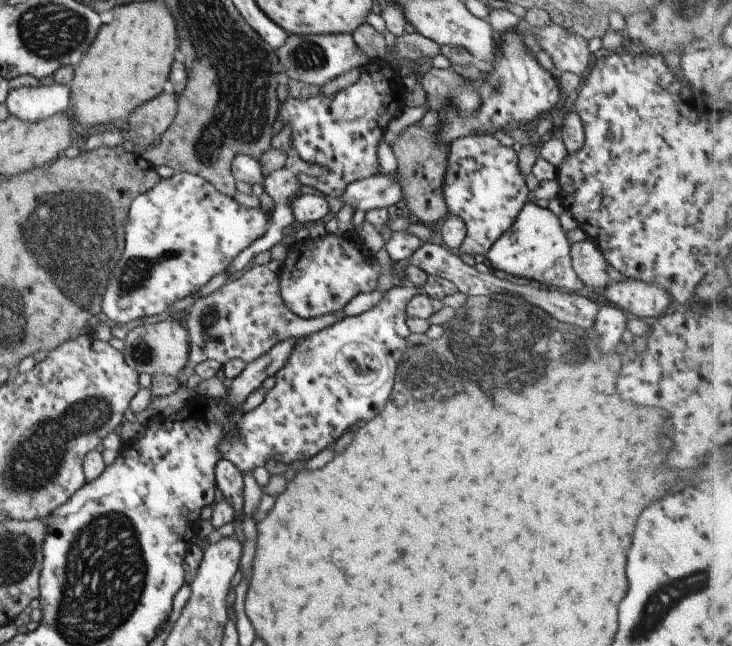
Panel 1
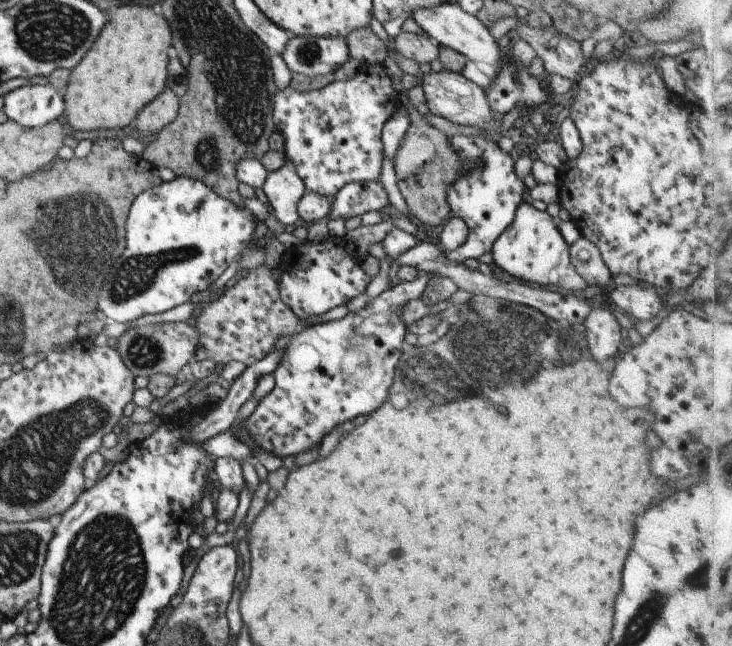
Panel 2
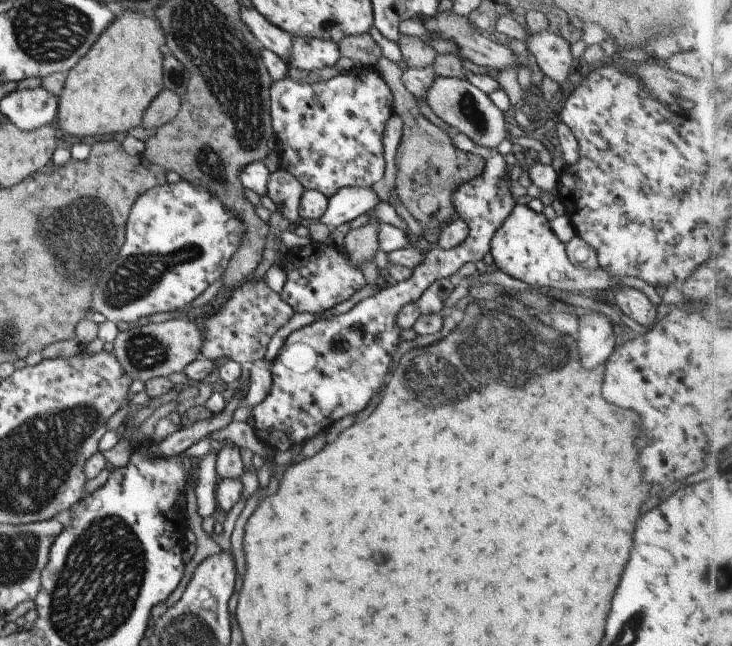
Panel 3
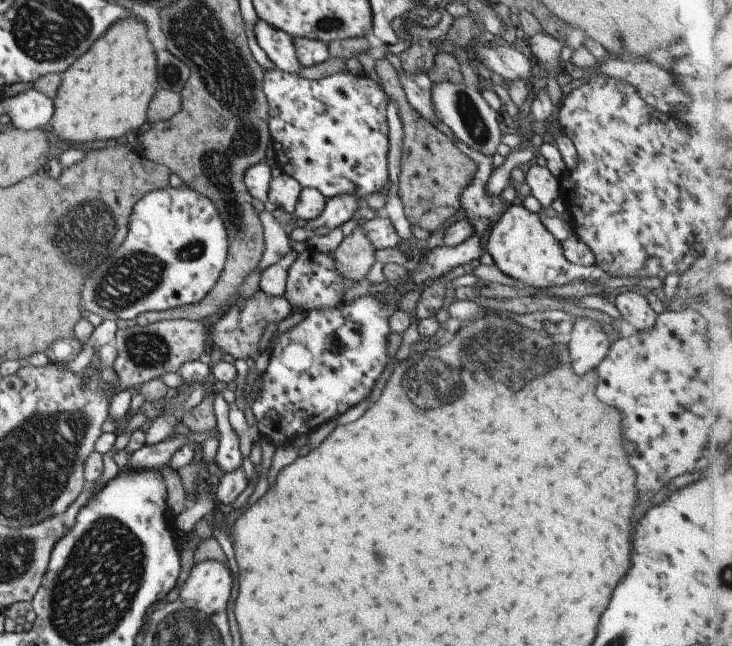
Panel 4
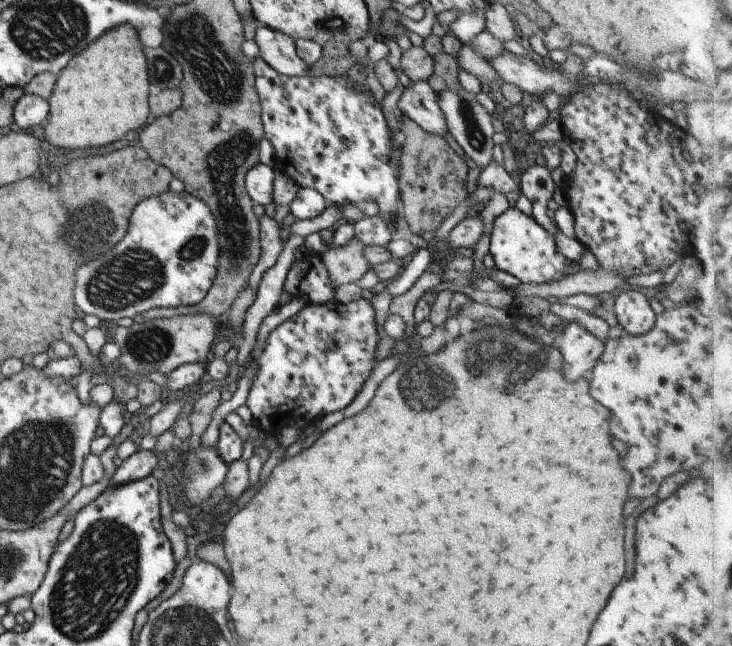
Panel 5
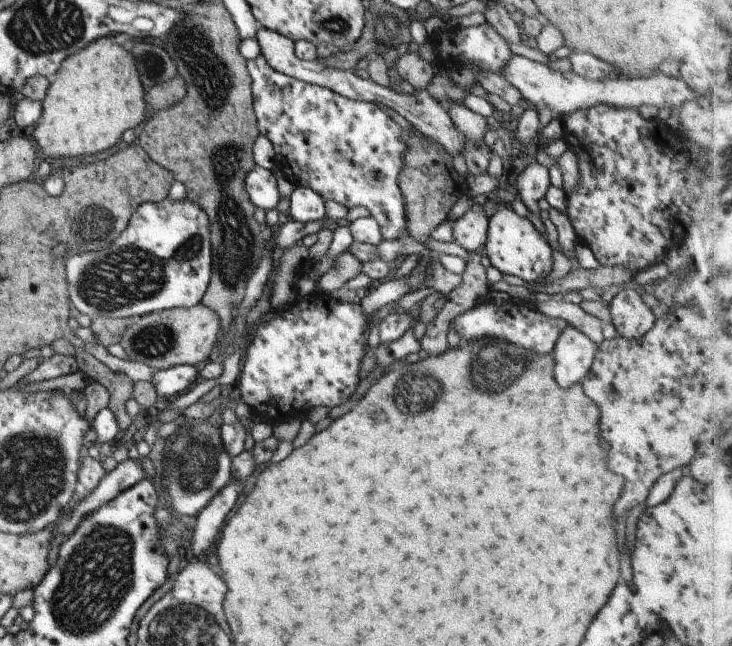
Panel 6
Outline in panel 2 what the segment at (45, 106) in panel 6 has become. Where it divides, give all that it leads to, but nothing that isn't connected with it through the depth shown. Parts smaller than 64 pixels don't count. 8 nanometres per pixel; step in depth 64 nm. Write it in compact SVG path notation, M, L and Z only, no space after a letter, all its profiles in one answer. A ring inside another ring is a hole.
M143 6L115 8L101 28L93 46L70 69L63 92L63 122L73 130L125 128L134 122L137 112L164 88L167 78L169 28L161 16Z

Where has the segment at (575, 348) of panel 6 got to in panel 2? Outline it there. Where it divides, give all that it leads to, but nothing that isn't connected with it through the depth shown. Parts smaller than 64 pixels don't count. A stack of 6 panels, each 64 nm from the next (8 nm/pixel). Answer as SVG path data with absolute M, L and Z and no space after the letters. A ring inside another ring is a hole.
M607 307L592 308L582 325L585 326L587 350L595 362L612 358L618 352L620 327L611 310Z

